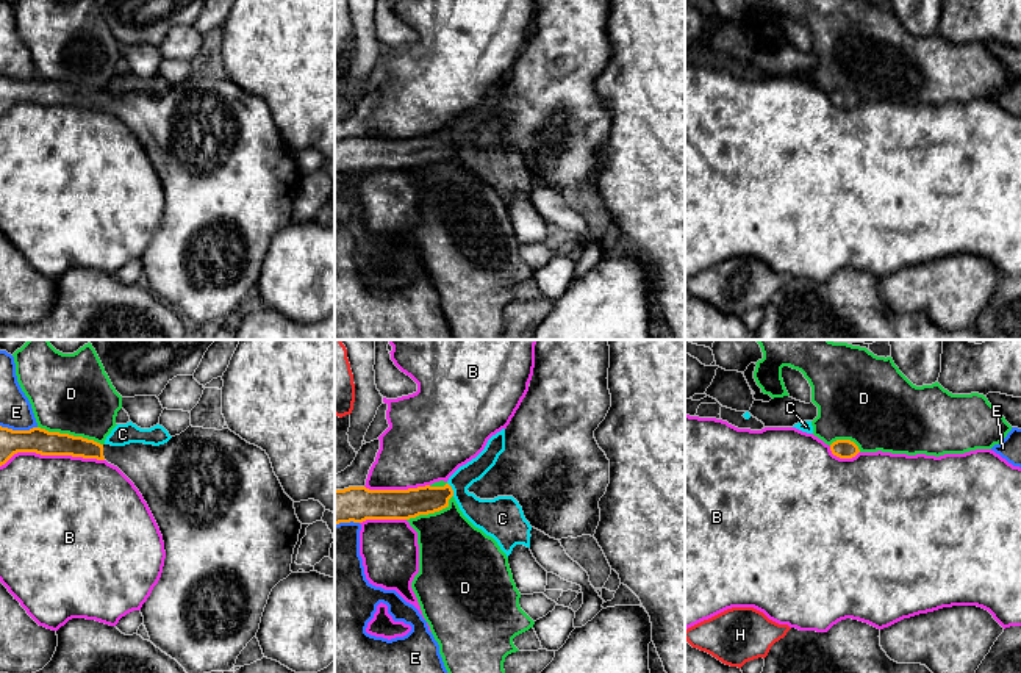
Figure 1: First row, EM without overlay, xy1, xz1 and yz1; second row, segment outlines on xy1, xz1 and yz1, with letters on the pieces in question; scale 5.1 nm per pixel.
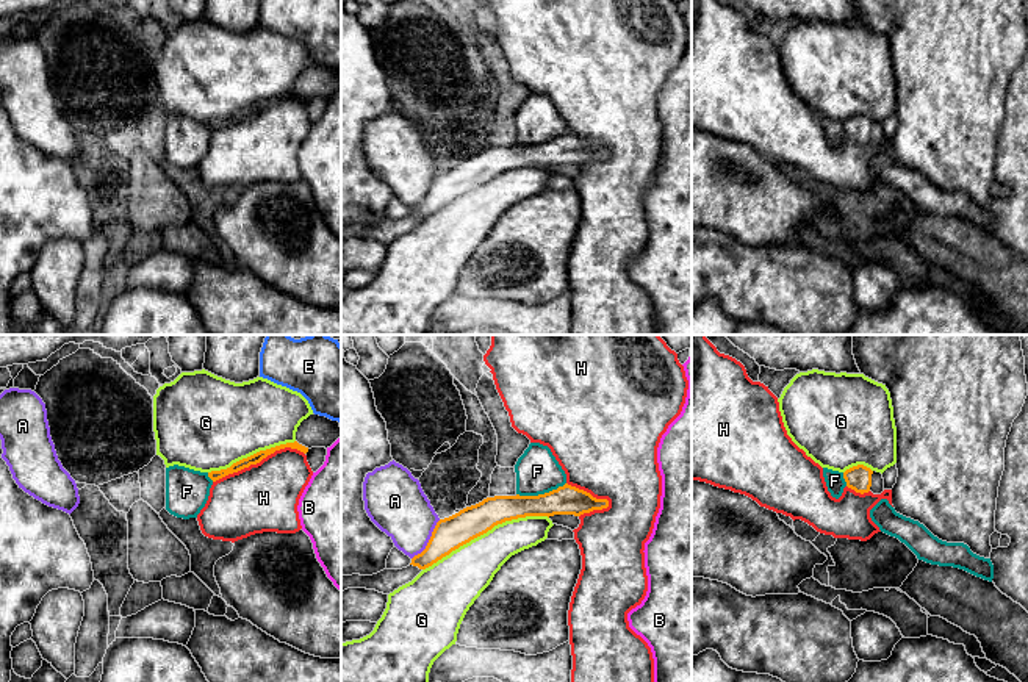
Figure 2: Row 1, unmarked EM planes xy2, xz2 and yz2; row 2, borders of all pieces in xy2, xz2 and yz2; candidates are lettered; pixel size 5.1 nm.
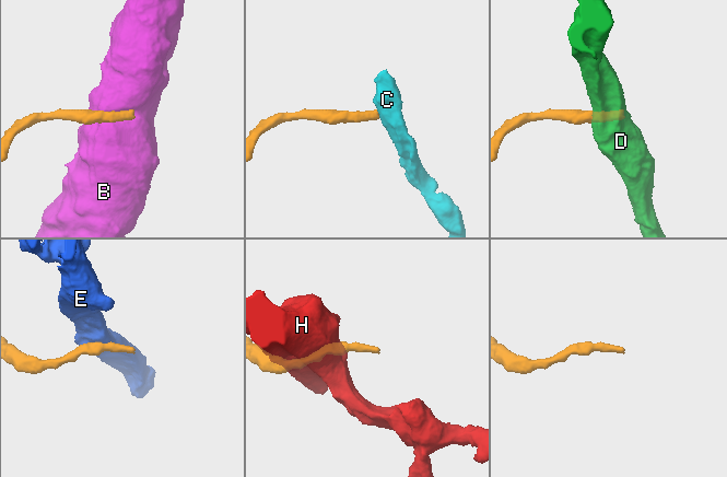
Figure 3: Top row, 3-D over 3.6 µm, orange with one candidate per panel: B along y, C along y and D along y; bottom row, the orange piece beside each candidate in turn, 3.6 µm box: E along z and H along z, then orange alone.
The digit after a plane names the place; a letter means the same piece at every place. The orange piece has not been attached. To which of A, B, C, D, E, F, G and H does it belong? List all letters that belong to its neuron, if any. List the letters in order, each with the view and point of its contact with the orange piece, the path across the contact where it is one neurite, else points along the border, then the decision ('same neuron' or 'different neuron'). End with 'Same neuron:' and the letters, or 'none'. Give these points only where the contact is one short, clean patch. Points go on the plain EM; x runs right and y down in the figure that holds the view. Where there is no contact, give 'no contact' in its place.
A: meets orange in xz2 at (429, 190); border along xz2 (440, 169), (427, 194), (412, 208); different neuron
B: meets orange in xy1 at (52, 104); different neuron
C: meets orange in xz1 at (451, 138); border along xz1 (447, 132), (454, 144); different neuron
D: meets orange in xy1 at (71, 85); border along xy1 (38, 75), (47, 80), (93, 88), (102, 94); different neuron
E: meets orange in xy1 at (19, 80); border along xy1 (0, 74), (10, 79), (36, 77); different neuron
F: meets orange in xz2 at (540, 144); border along xz2 (565, 132), (543, 143), (517, 144); different neuron
G: meets orange in xz2 at (485, 182); different neuron
H: meets orange in xy2 at (258, 111); different neuron
Same neuron: none

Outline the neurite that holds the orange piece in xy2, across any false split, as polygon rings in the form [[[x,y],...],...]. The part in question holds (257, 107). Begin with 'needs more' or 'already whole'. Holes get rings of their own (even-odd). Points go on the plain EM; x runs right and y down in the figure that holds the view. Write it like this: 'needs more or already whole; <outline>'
already whole; [[[294,91],[294,92],[286,92],[286,94],[280,94],[280,95],[266,99],[266,100],[260,100],[260,102],[257,102],[257,103],[247,106],[247,108],[243,108],[243,109],[233,113],[233,114],[232,114],[230,117],[227,117],[227,119],[211,120],[211,122],[208,122],[208,127],[210,127],[213,131],[216,131],[216,130],[219,130],[219,128],[222,128],[222,127],[225,127],[225,125],[228,125],[228,124],[233,124],[233,122],[238,122],[238,120],[241,120],[241,119],[244,119],[244,117],[249,117],[250,114],[257,114],[257,113],[260,113],[263,108],[266,108],[268,105],[274,103],[275,100],[285,99],[285,97],[297,99],[297,100],[304,102],[304,103],[308,102],[308,97],[299,94],[297,91]]]

